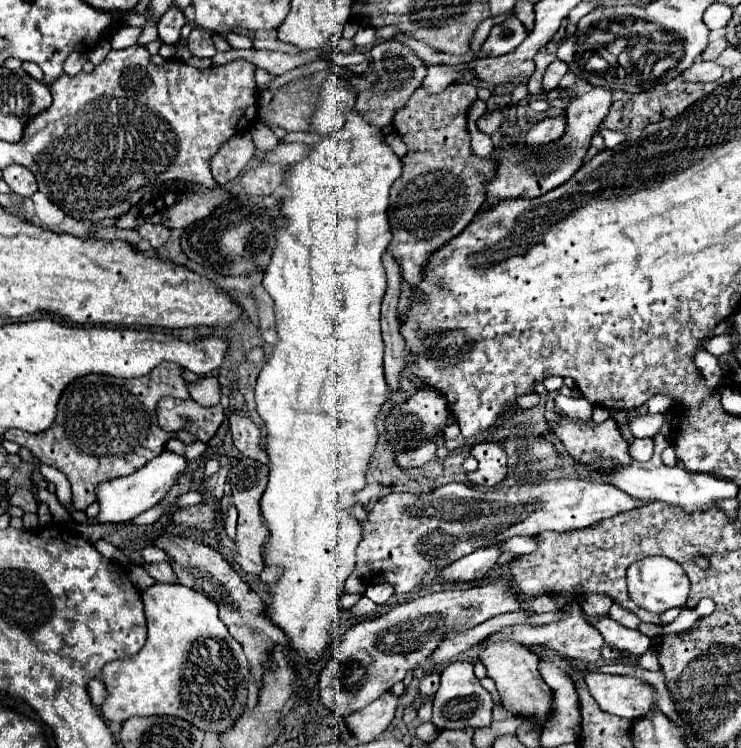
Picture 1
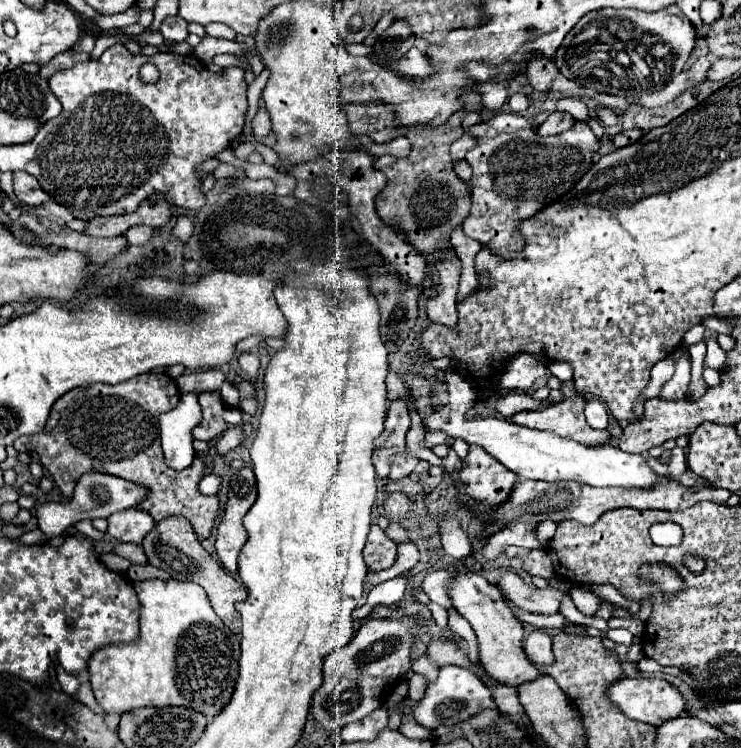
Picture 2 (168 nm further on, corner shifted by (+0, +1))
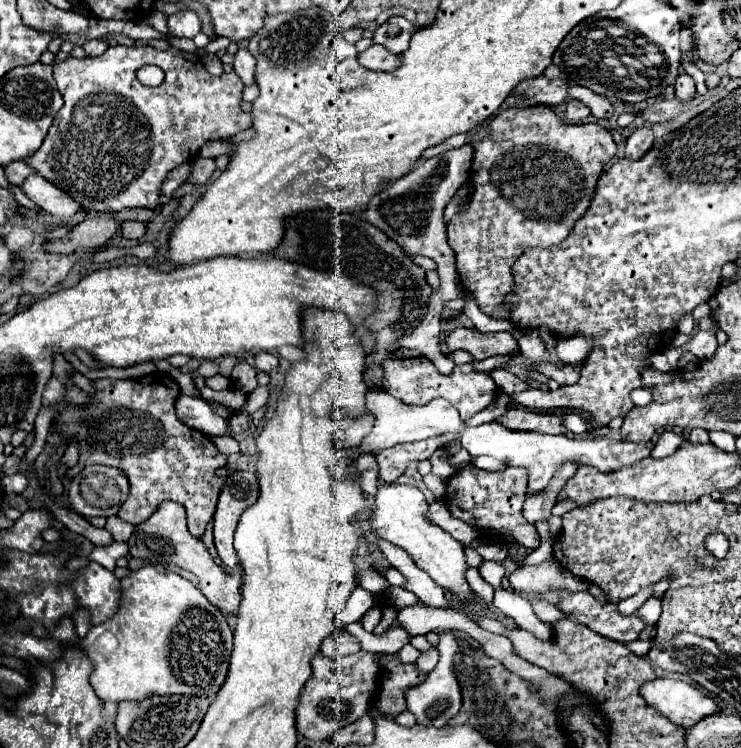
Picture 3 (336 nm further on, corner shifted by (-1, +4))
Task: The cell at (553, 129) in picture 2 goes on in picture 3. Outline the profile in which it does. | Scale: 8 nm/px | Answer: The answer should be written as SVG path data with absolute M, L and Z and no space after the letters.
M570 100L568 102L568 106L566 106L566 118L570 122L580 122L580 120L584 120L588 116L590 116L590 108L584 102L580 102L580 100Z

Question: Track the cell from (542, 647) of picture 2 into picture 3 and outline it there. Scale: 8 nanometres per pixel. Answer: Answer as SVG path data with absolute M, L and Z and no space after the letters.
M496 588L494 592L494 602L492 602L498 610L502 610L506 616L514 618L514 622L532 632L536 638L540 640L550 640L552 638L552 626L538 620L530 602L520 596L518 592L512 592L512 590L504 590L504 588Z

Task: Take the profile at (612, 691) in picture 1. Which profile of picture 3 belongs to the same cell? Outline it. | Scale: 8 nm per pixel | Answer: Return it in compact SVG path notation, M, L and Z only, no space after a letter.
M658 678L644 684L640 694L648 704L658 708L664 716L682 728L692 728L702 718L720 712L714 698L702 694L696 686L682 680Z

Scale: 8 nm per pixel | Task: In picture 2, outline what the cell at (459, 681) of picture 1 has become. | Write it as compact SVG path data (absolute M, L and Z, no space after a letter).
M443 665L439 669L439 677L433 685L427 687L425 697L415 705L413 715L415 721L421 723L427 729L437 729L439 725L455 725L465 721L467 717L473 717L475 713L495 707L493 695L489 691L489 687L485 687L485 683L469 669L465 667L457 667L457 665Z

